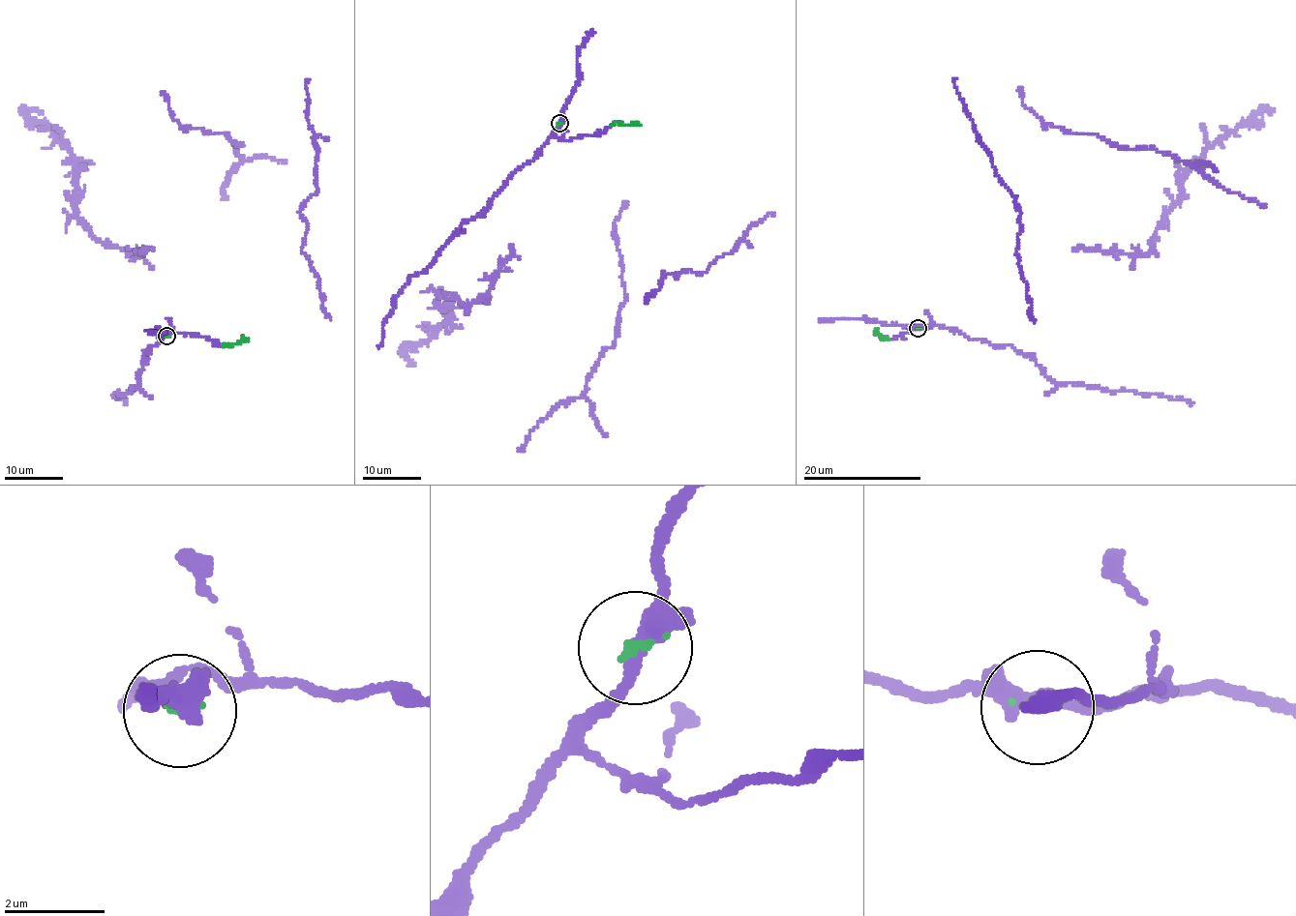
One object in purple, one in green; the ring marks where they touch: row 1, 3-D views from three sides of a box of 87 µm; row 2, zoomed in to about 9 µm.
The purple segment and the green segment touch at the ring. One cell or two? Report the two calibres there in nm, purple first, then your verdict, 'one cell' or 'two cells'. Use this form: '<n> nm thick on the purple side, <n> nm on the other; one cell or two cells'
300 nm thick on the purple side, 100 nm on the other; one cell

